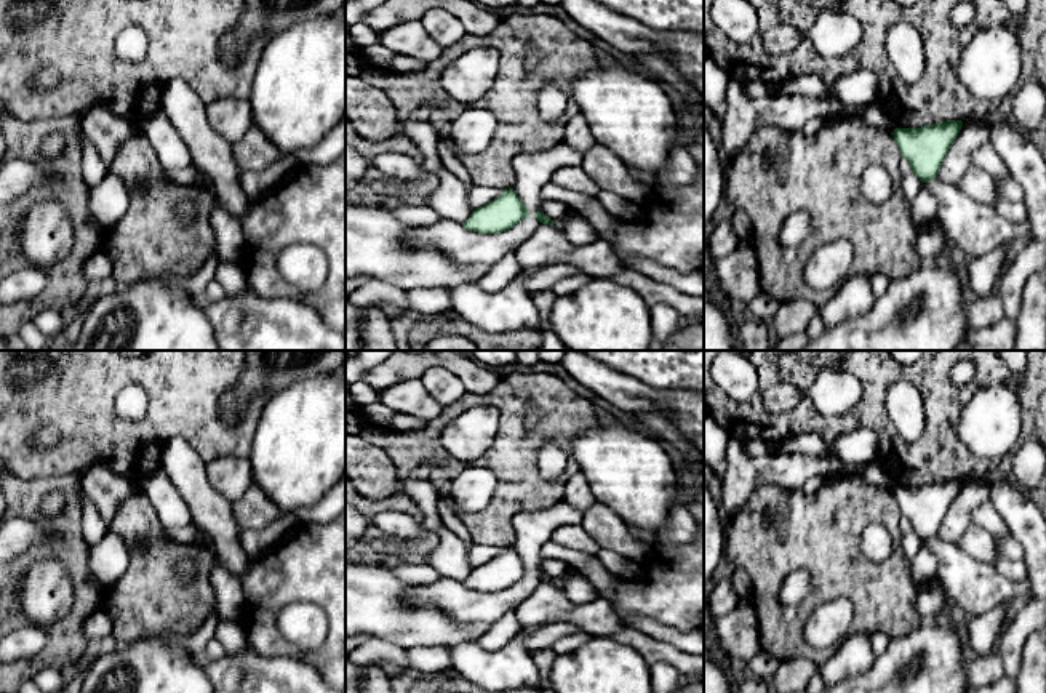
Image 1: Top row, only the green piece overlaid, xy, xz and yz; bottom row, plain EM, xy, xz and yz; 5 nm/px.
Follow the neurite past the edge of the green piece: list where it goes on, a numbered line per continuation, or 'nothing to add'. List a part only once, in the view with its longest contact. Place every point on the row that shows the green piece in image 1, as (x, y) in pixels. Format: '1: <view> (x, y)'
nothing to add

